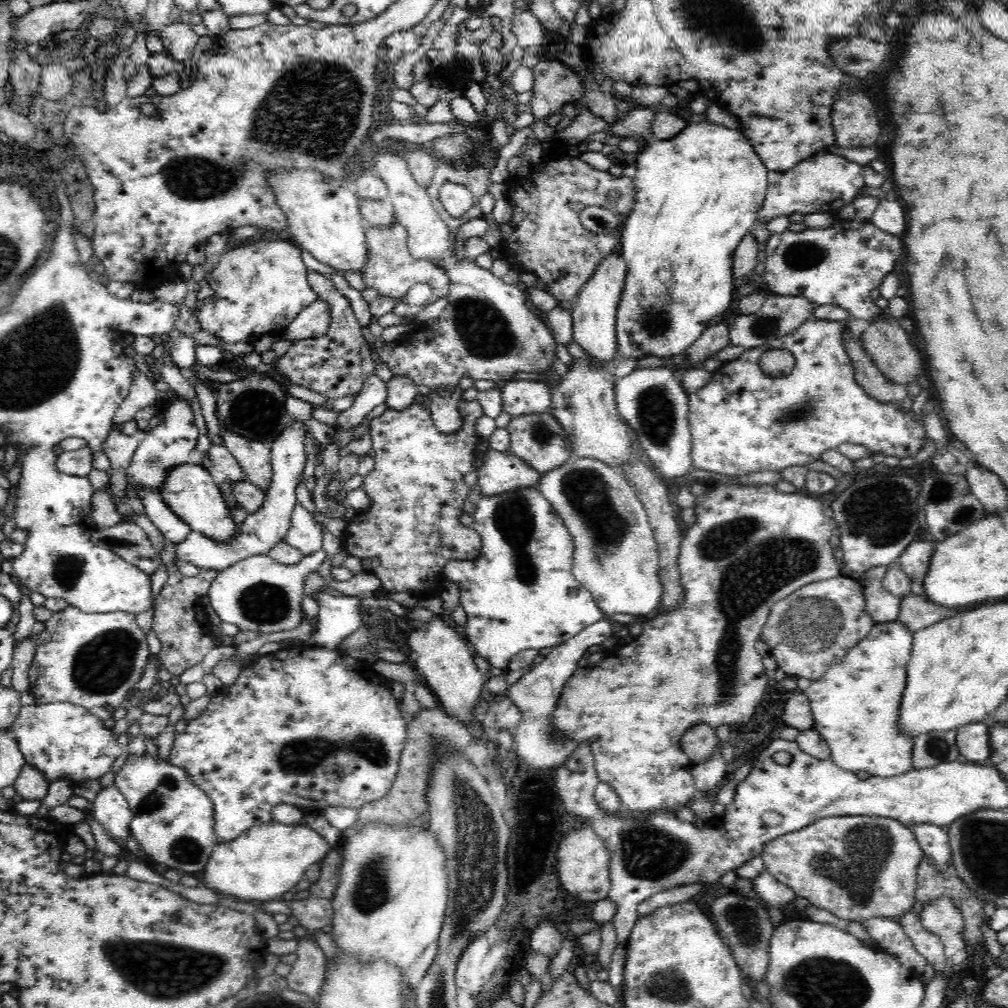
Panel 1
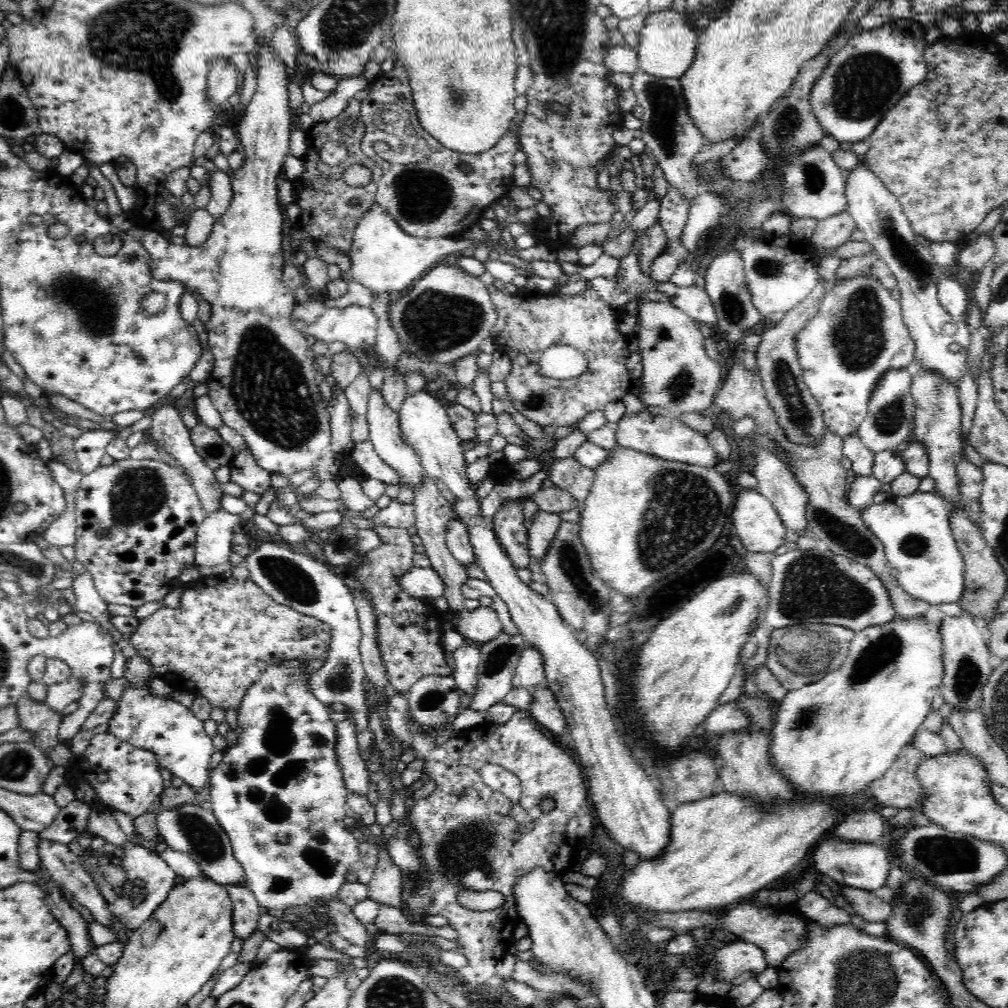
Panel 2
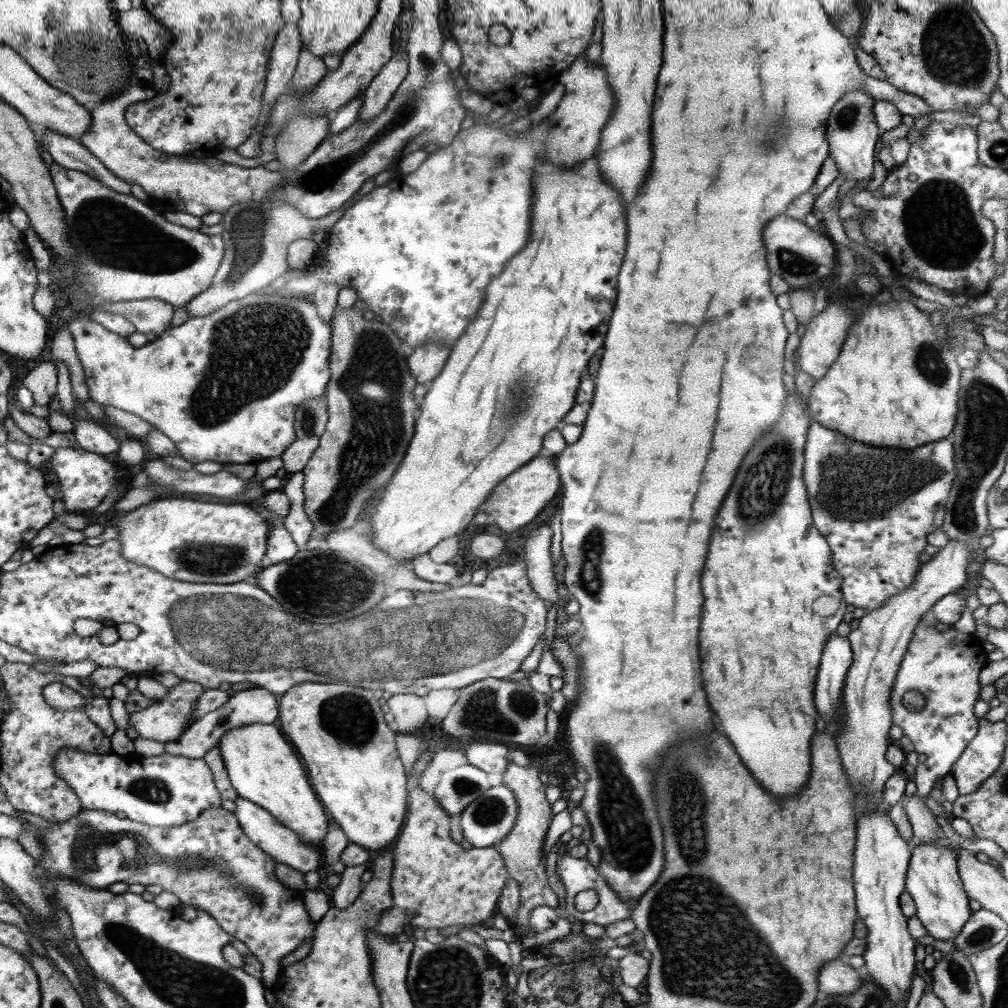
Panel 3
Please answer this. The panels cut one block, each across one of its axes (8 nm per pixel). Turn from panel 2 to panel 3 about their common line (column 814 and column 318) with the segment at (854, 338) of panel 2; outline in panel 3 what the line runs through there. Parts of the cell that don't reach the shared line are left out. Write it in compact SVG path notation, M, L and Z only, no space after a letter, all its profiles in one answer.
M265 291L252 293L240 300L232 300L217 311L206 316L189 317L181 325L168 327L164 334L146 345L136 348L127 338L110 332L104 325L98 324L90 313L76 317L67 328L75 342L77 357L83 366L85 381L88 387L90 400L83 402L92 418L106 421L104 406L130 412L139 416L142 421L148 422L153 428L160 430L176 445L180 458L190 462L193 466L198 462L218 462L222 464L258 464L260 461L282 457L282 453L294 442L294 411L296 407L308 398L318 398L325 395L325 388L331 377L329 365L331 353L331 328L319 315L312 299L304 297L292 297L282 291Z

